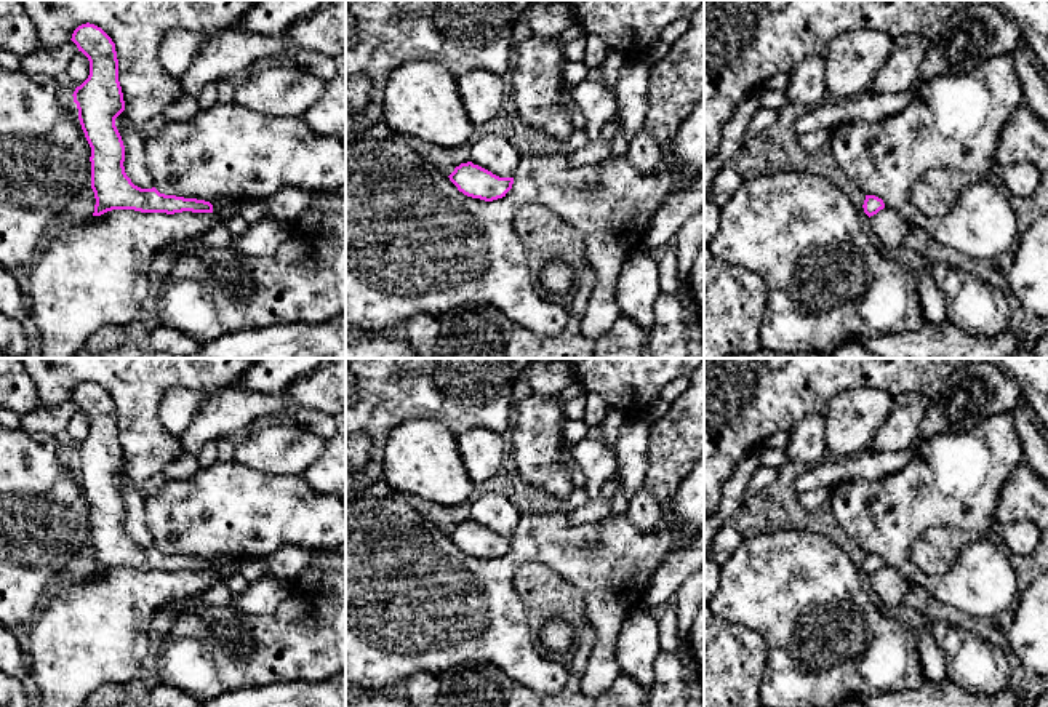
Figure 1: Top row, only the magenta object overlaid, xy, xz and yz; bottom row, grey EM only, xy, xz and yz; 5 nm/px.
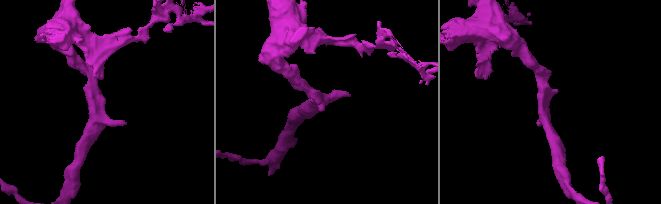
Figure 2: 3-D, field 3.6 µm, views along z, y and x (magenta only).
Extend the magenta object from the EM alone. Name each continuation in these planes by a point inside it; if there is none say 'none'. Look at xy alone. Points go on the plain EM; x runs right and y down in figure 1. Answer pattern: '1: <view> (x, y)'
1: xy (223, 565)

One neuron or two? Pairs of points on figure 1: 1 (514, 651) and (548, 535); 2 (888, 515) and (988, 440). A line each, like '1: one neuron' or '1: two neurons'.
1: one neuron
2: one neuron

